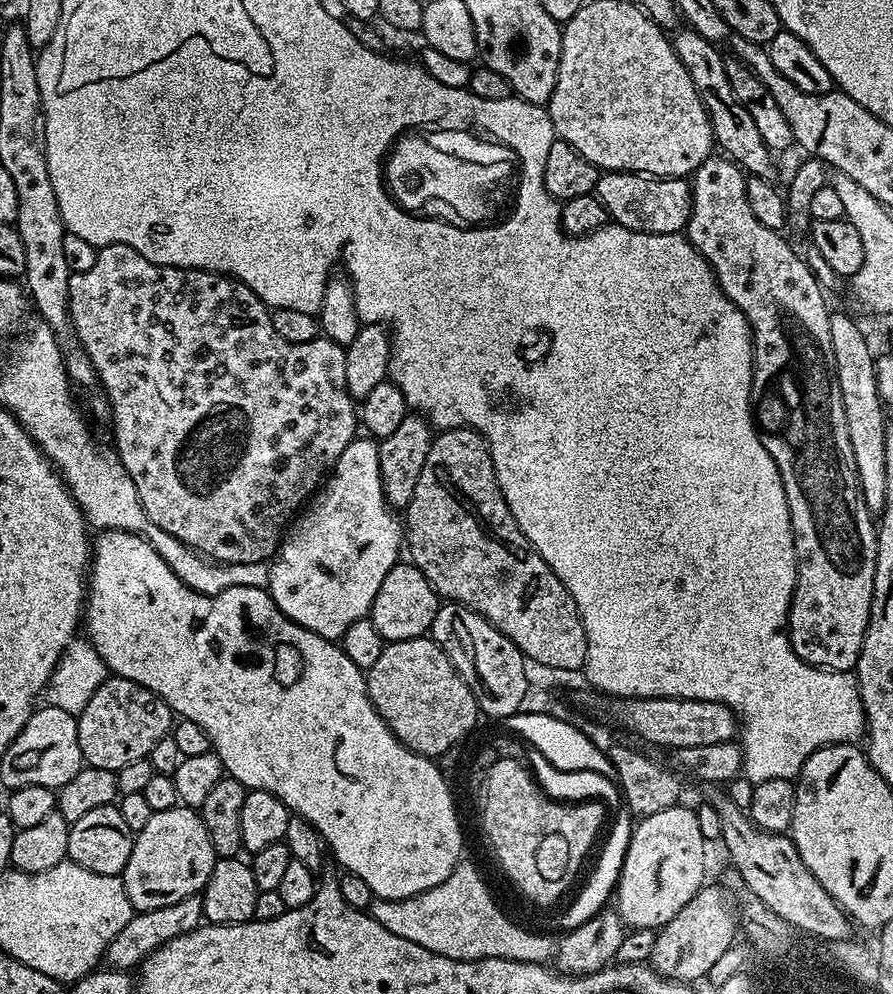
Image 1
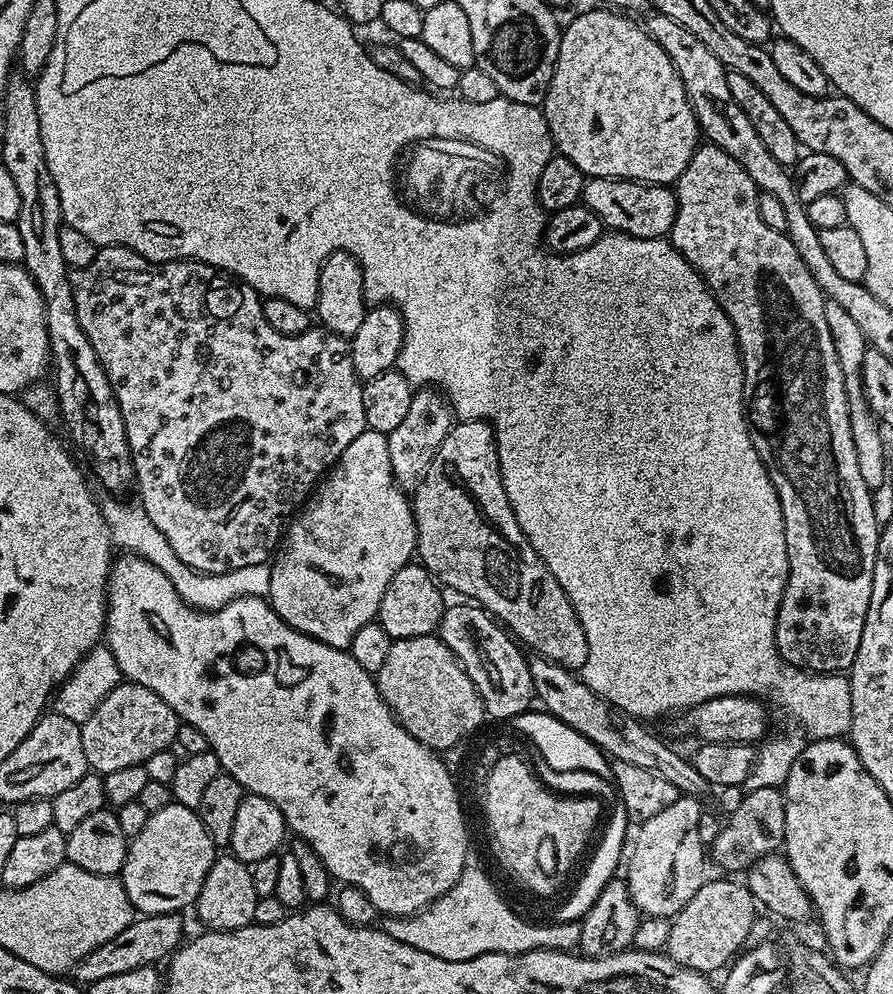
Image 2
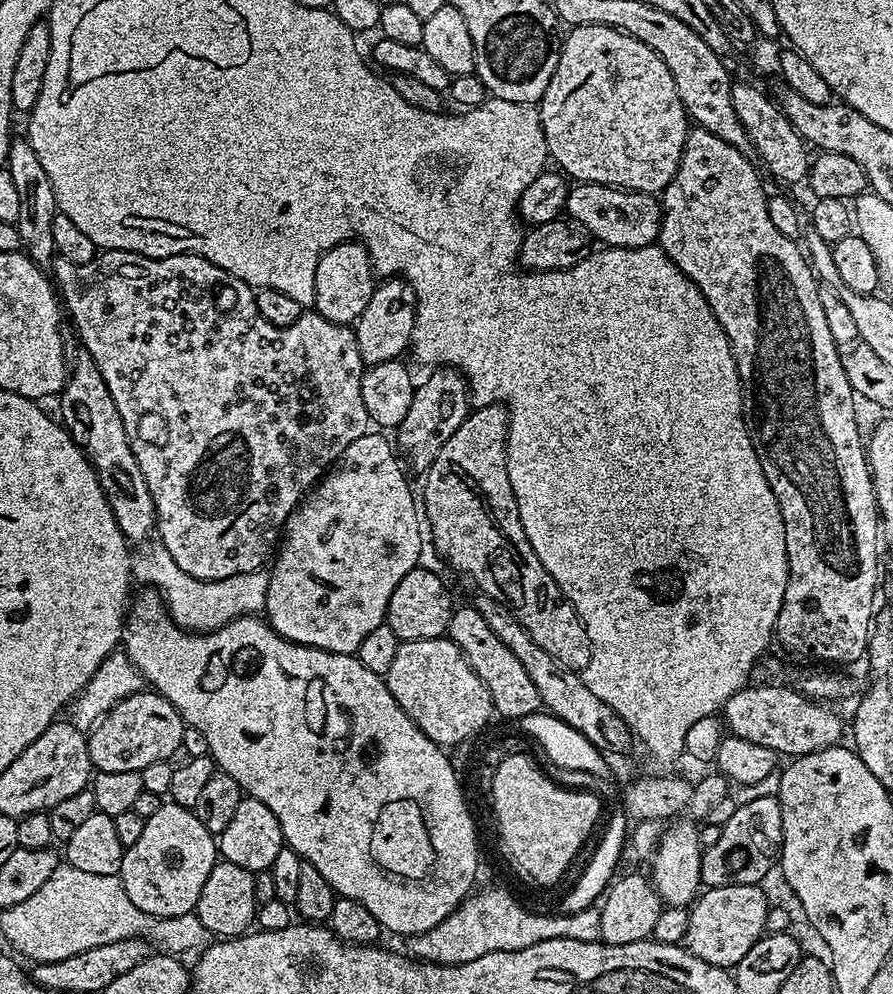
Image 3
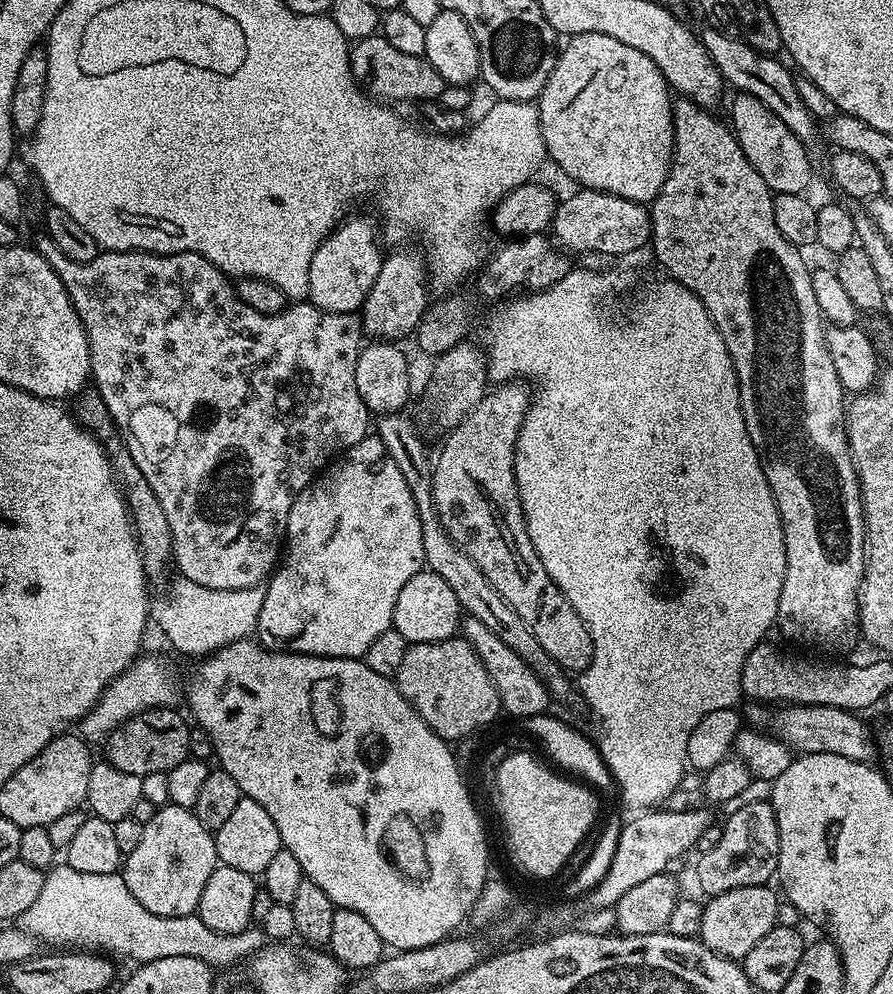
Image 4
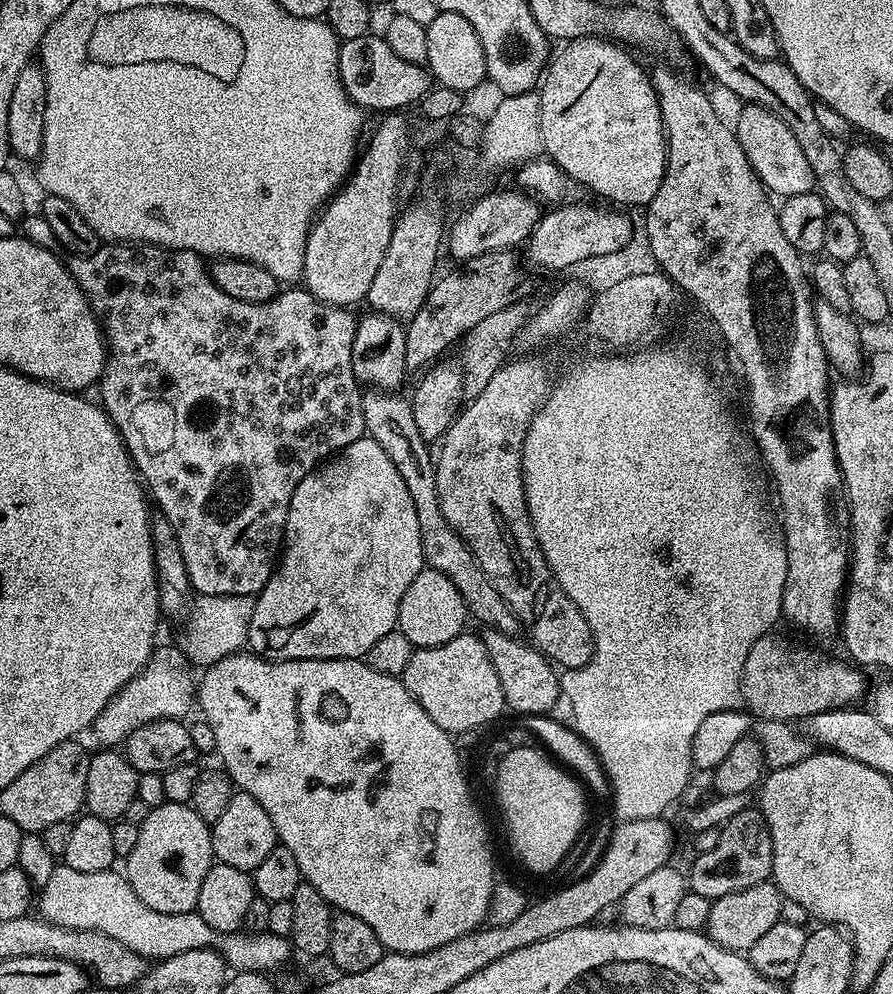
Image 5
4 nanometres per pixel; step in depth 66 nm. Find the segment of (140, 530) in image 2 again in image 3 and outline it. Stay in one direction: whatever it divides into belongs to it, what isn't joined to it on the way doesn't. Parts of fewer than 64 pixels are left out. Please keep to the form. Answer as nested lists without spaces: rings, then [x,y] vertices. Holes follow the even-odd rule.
[[[159,542],[153,544],[153,548],[148,548],[144,552],[144,568],[148,571],[149,582],[154,584],[152,586],[159,592],[168,612],[172,615],[173,622],[179,628],[186,628],[189,632],[197,634],[212,632],[216,628],[225,628],[238,616],[254,616],[264,612],[266,590],[268,589],[267,571],[234,574],[225,580],[199,580],[186,574],[186,570],[182,570],[182,566],[178,566],[178,562],[174,562],[174,558],[170,558],[170,550],[166,550],[163,544]]]

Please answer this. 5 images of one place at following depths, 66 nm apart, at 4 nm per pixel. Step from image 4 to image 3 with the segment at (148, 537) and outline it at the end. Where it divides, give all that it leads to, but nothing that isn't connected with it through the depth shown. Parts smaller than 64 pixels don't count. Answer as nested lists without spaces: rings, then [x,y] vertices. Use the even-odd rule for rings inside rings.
[[[77,352],[76,357],[71,357],[70,375],[58,396],[58,419],[72,435],[72,441],[92,461],[92,468],[120,529],[129,541],[144,540],[156,532],[156,511],[154,498],[150,498],[150,486],[146,486],[142,466],[138,466],[138,458],[134,458],[134,450],[130,450],[130,438],[126,434],[122,414],[118,414],[116,399],[106,386],[106,378],[102,378],[102,370],[98,370],[89,352]]]

